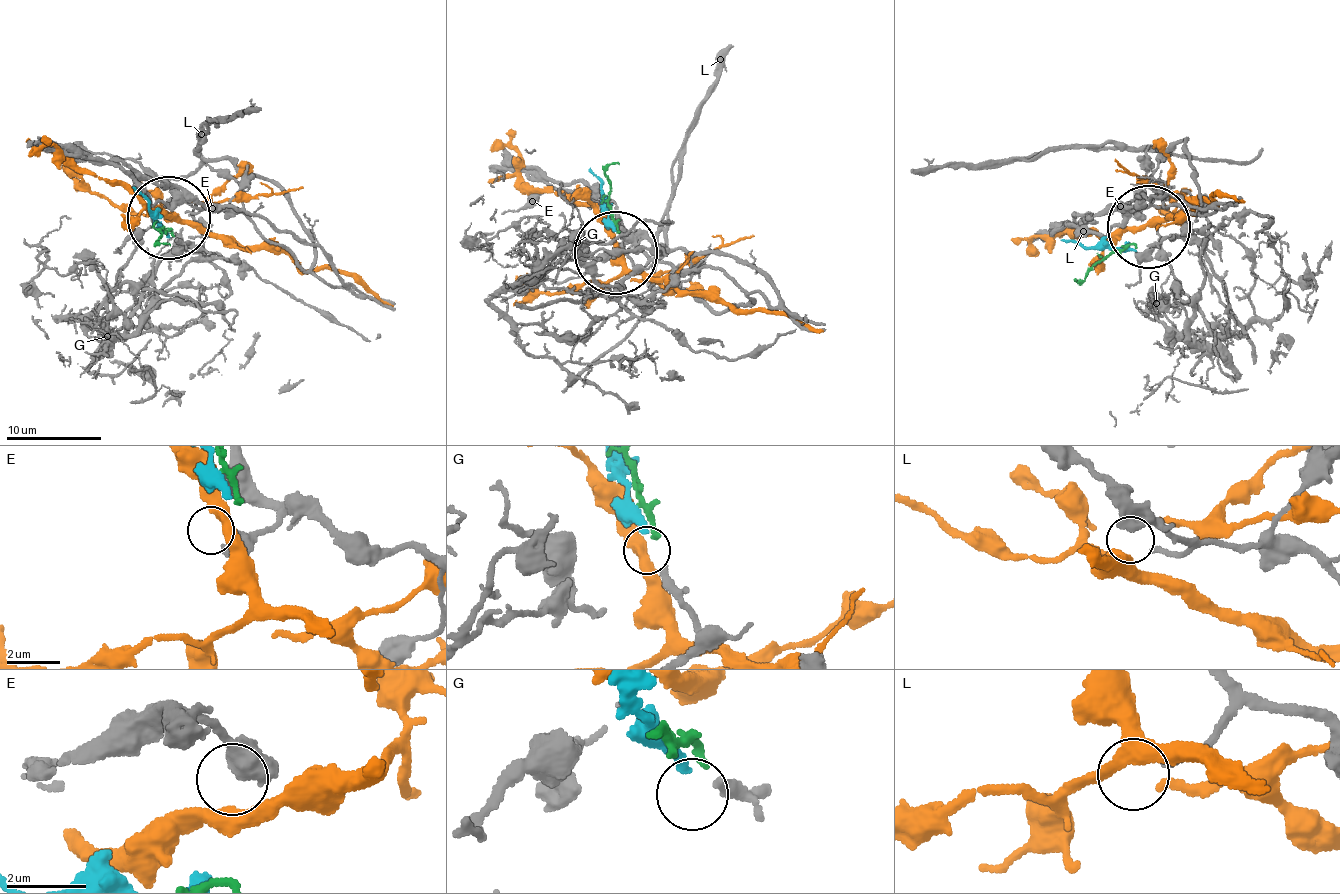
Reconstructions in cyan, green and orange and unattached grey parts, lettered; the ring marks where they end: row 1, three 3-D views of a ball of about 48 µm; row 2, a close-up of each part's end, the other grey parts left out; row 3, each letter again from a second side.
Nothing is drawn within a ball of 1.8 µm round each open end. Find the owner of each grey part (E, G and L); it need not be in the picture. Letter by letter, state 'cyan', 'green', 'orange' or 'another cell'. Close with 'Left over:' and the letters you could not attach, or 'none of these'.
E: another cell
G: another cell
L: another cell
Left over: E, G, L

